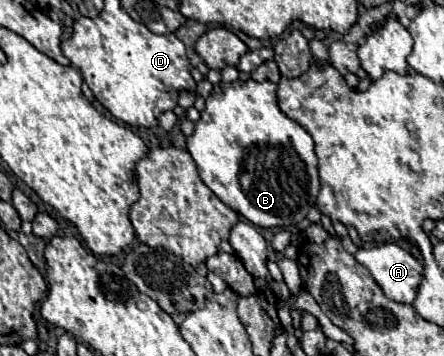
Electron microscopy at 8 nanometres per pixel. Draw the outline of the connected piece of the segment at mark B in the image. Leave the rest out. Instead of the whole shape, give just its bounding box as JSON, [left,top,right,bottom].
[187,81,319,227]

